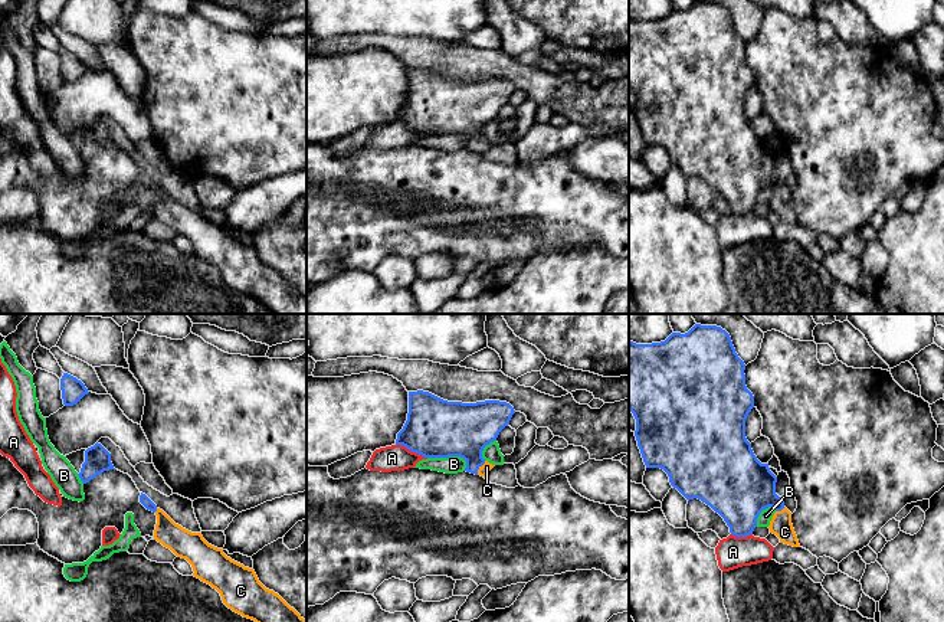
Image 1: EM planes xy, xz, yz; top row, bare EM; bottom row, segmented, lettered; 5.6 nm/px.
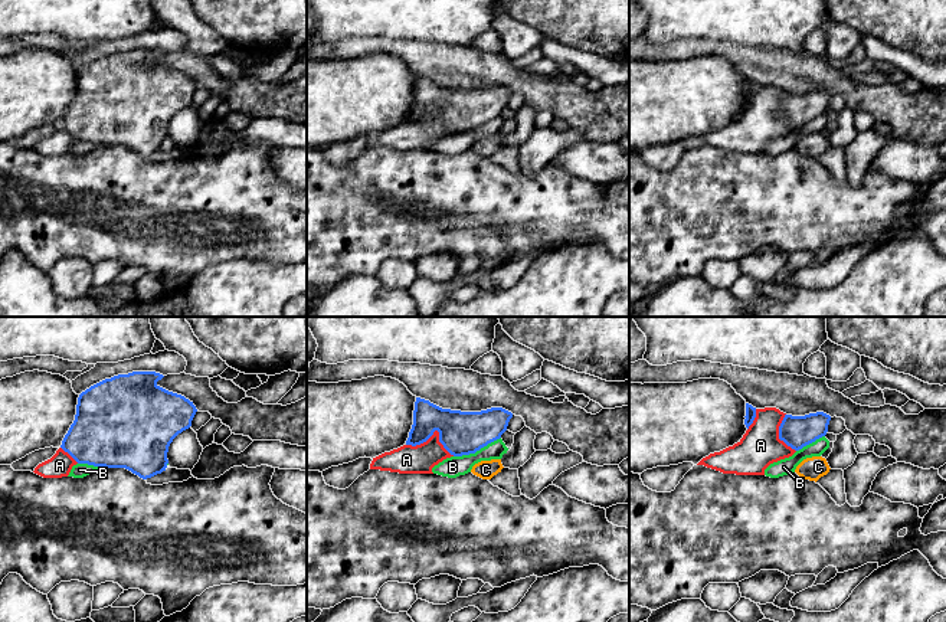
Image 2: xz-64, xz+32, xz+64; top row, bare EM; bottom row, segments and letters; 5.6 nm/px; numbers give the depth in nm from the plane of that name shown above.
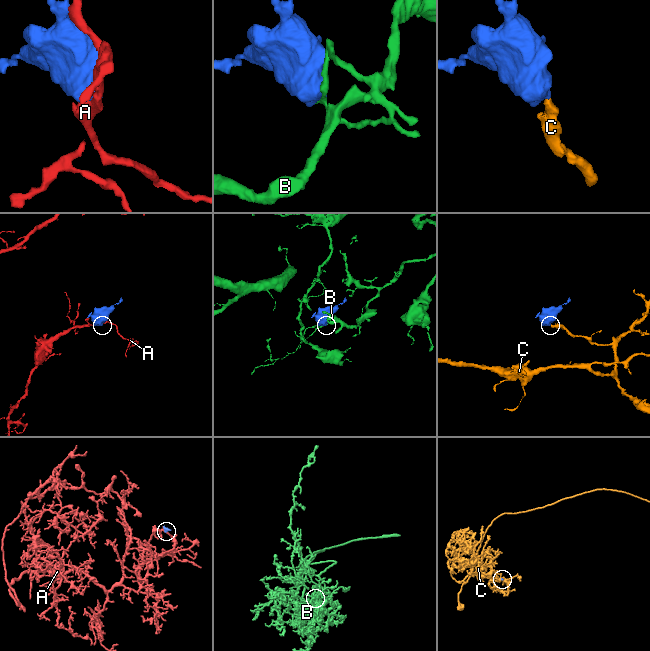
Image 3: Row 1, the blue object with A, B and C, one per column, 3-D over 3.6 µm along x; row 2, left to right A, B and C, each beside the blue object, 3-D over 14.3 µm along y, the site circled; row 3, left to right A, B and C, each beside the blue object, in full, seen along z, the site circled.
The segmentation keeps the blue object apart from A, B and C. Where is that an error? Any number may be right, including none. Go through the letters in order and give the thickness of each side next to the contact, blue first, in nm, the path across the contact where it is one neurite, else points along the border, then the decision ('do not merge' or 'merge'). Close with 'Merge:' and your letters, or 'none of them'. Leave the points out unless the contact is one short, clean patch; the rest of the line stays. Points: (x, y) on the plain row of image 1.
A: calibres 340 and 140 nm; do not merge
B: calibres 340 and 100 nm; do not merge
C: calibres 300 and 60 nm; way xz (461, 107), (466, 114), (478, 146), (487, 144); merge
Merge: C

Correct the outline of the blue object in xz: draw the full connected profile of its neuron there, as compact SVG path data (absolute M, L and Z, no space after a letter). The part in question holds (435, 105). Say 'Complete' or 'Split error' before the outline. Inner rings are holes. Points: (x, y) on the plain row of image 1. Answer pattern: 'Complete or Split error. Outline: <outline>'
Split error. Outline: M409 69L407 98L397 111L396 122L403 122L425 135L460 134L466 138L466 150L485 154L495 143L482 135L482 128L496 118L514 91L514 85L507 79L448 79L429 69Z

